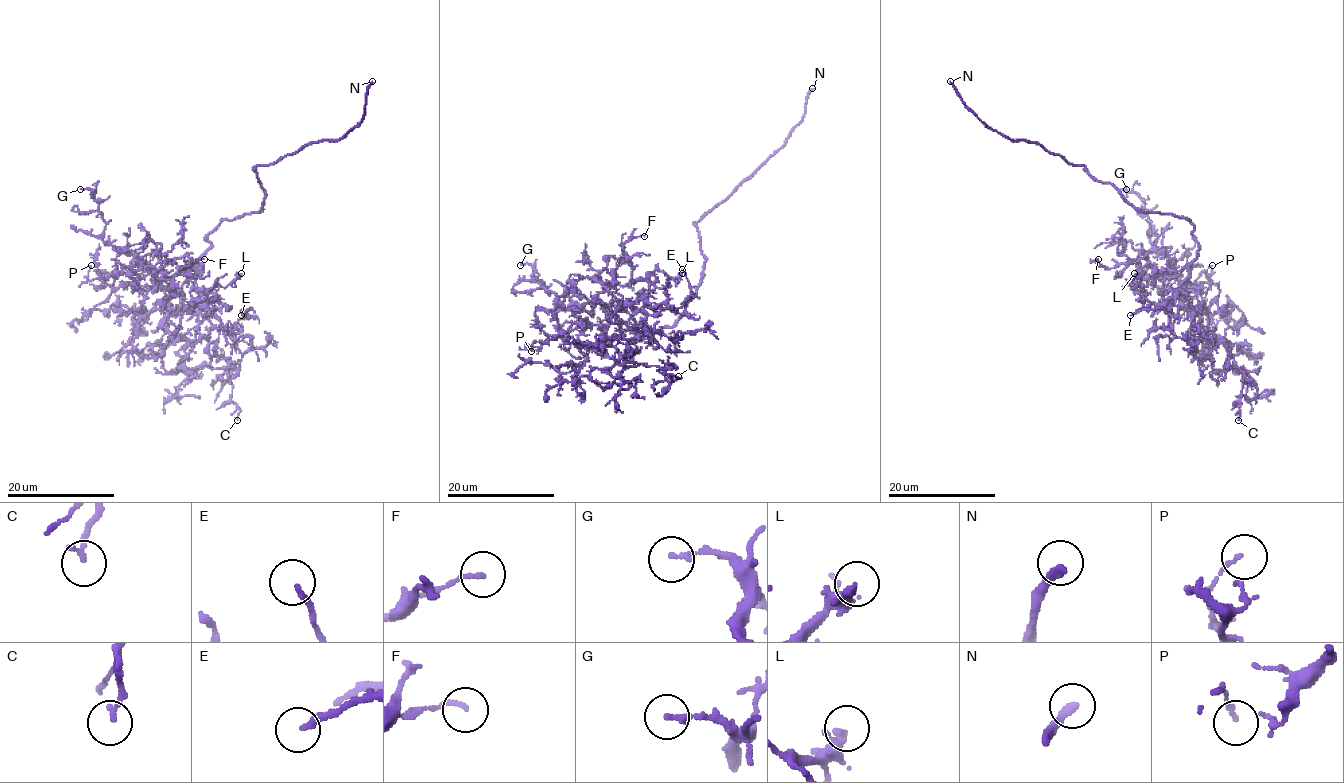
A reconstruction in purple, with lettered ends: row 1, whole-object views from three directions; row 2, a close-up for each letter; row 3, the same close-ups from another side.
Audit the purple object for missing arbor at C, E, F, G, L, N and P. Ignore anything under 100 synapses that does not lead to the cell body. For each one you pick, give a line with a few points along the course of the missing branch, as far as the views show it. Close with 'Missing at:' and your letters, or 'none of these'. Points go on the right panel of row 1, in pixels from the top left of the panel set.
Missing at: N

